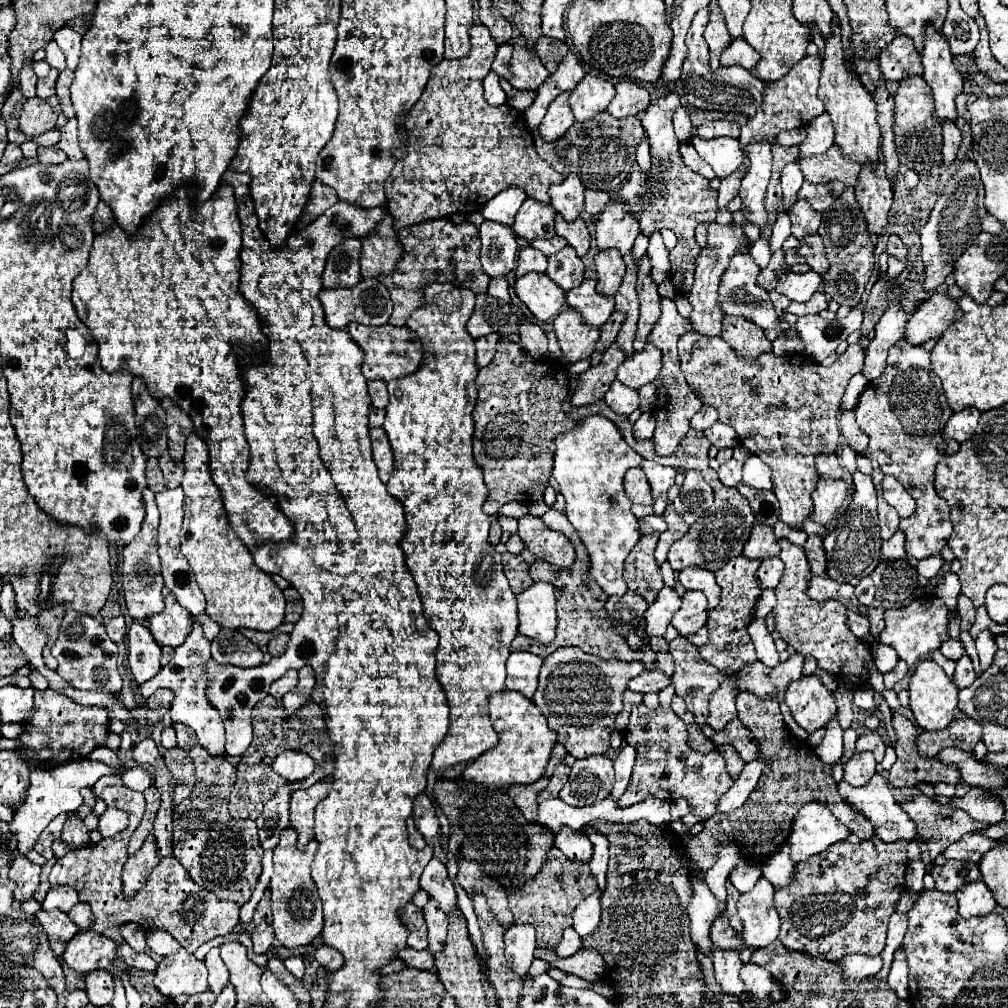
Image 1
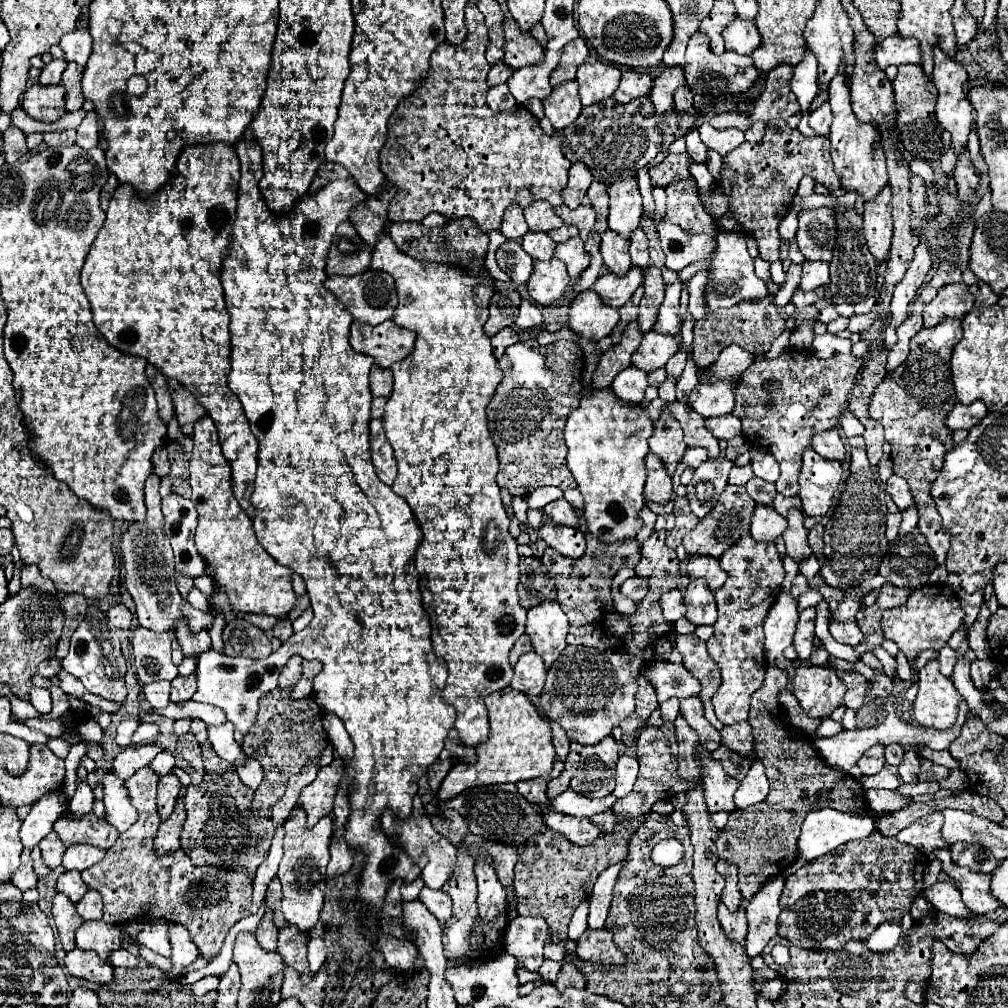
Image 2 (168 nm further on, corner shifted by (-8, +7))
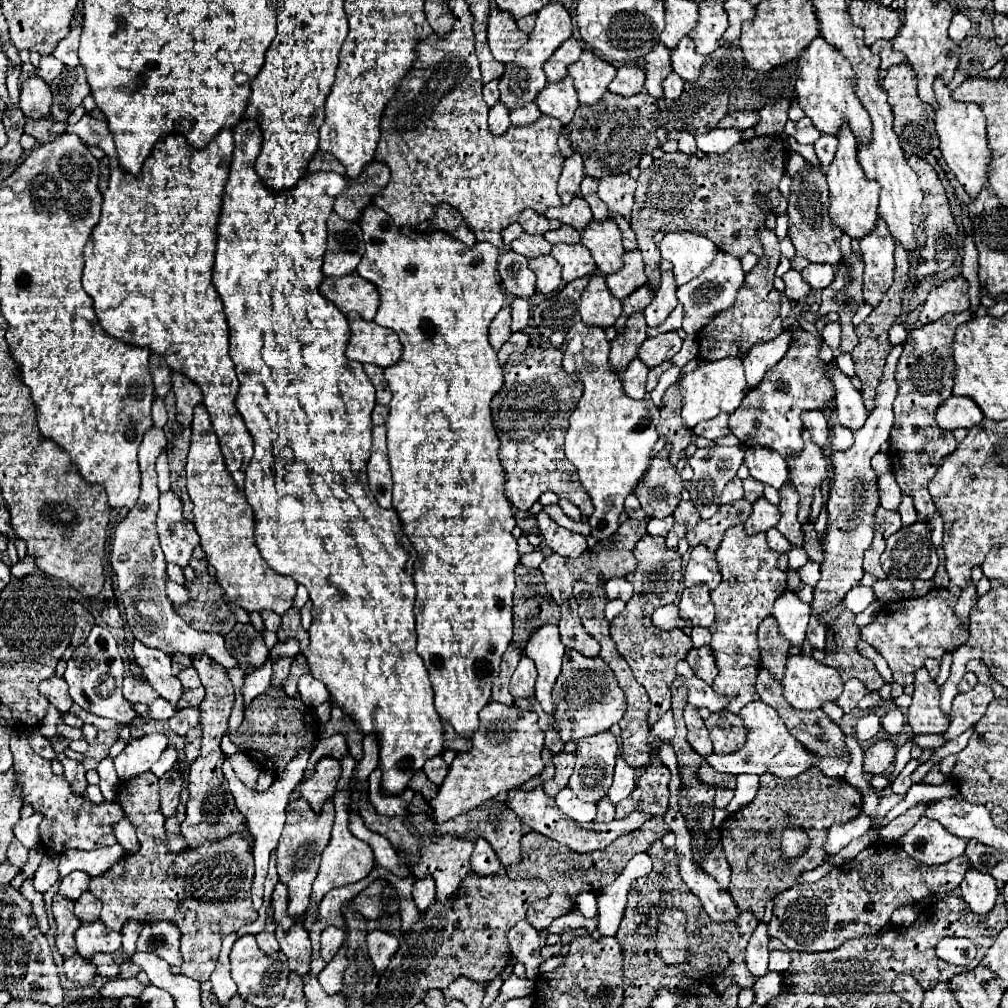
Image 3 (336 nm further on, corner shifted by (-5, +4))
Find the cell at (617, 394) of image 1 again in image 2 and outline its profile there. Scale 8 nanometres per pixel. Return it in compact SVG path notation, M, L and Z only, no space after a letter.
M635 366L625 368L623 372L617 374L617 378L611 384L613 392L623 400L623 402L633 402L639 404L645 398L645 388L647 388L647 374Z

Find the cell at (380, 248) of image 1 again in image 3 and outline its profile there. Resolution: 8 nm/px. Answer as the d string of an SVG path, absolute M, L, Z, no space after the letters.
M372 161L364 167L364 171L356 179L348 179L348 187L344 195L338 195L334 203L334 211L346 221L358 221L360 213L366 205L372 203L372 197L388 185L390 169L382 161Z

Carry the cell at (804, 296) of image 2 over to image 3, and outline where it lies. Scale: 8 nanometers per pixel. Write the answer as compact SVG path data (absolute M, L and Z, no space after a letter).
M790 269L782 279L784 279L784 283L786 283L786 295L788 295L792 301L800 301L800 299L804 299L804 297L810 293L810 287L808 287L808 283L804 283L800 271Z

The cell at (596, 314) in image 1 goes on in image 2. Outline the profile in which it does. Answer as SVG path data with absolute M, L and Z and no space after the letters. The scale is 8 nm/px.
M631 266L631 270L623 278L617 278L611 272L599 276L599 280L591 286L591 290L599 294L601 302L605 302L607 306L621 308L633 296L633 292L641 286L641 282L643 282L641 270Z

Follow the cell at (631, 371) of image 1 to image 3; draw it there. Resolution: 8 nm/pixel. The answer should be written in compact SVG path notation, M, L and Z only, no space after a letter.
M668 331L668 333L662 333L658 337L650 337L642 343L640 351L638 351L638 357L648 363L648 367L656 367L660 365L662 361L668 361L672 359L678 351L680 351L680 345L682 345L682 339L678 337L676 331Z

